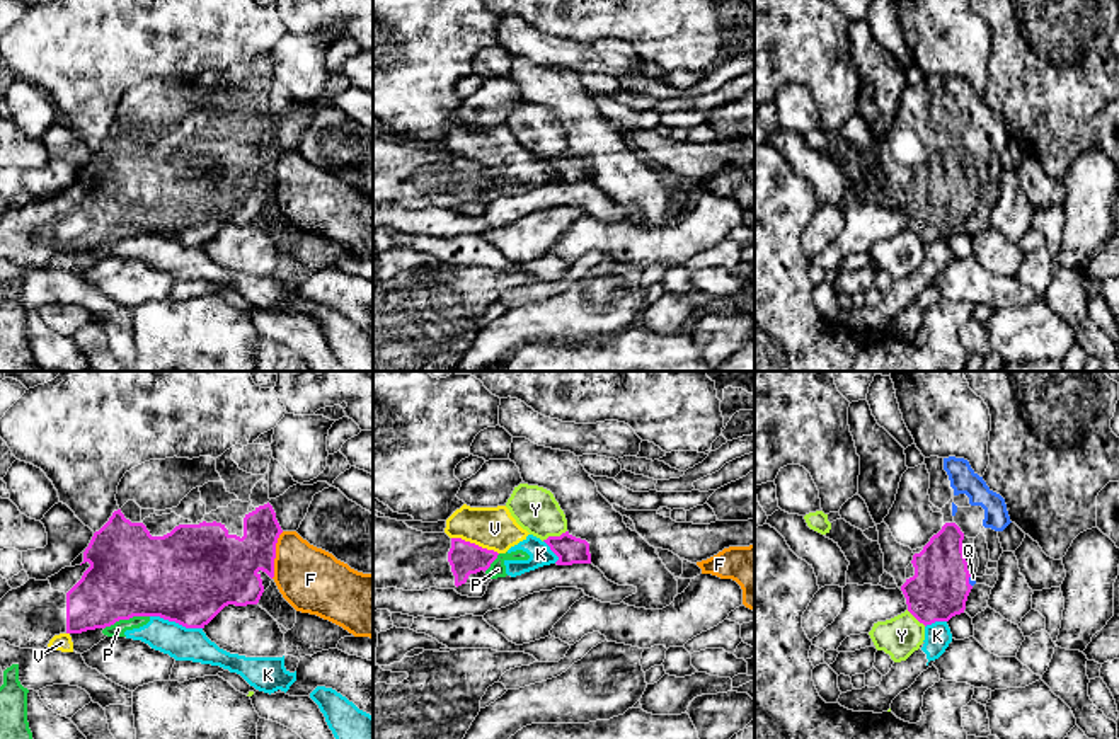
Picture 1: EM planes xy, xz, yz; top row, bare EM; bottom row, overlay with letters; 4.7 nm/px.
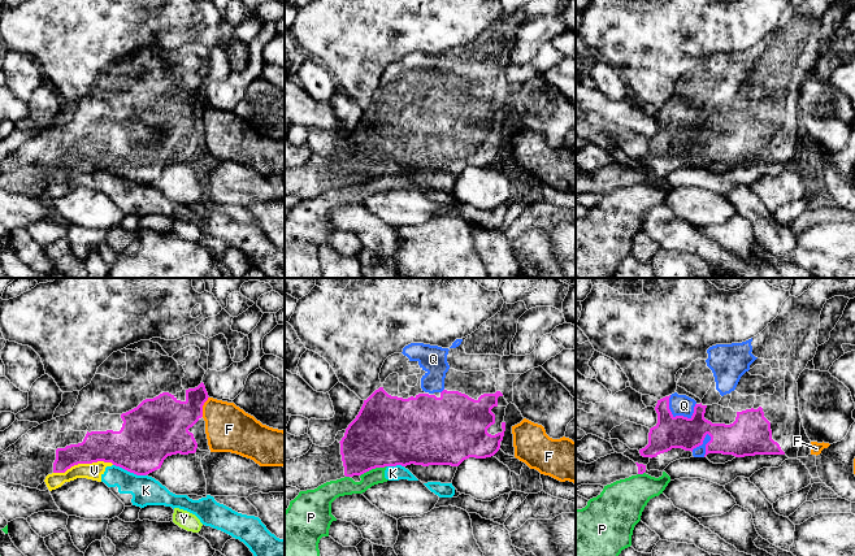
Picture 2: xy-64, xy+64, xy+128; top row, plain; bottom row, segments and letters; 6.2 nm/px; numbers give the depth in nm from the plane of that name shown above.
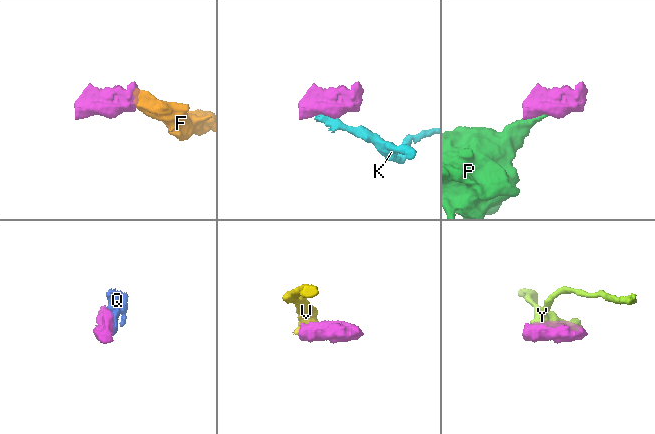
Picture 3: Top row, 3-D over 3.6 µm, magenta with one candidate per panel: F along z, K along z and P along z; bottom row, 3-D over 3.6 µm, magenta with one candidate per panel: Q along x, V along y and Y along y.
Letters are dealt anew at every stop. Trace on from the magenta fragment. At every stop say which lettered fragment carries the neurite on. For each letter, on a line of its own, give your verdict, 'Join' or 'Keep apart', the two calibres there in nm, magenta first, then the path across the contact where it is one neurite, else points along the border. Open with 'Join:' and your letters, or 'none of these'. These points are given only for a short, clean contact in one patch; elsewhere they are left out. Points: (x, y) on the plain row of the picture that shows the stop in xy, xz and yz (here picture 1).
Join: Q
F: Keep apart. Thickness 320 nm (magenta) against 300 nm. Boundary: xy (283, 150), (276, 160), (275, 193), (271, 196)
K: Keep apart. Thickness 460 nm (magenta) against 160 nm. Boundary: xy (150, 234), (201, 247)
P: Keep apart. Thickness 400 nm (magenta) against 70 nm. Boundary: xy (149, 234), (120, 237), (104, 247)
Q: Join. Thickness 280 nm (magenta) against 30 nm. Path across: yz (939, 208), (946, 201), (968, 200), (973, 196)
V: Keep apart. Thickness 150 nm (magenta) against 200 nm. Boundary: xz (452, 155), (493, 167), (498, 172)
Y: Keep apart. Thickness 130 nm (magenta) against 220 nm. Boundary: xz (566, 148), (542, 159)

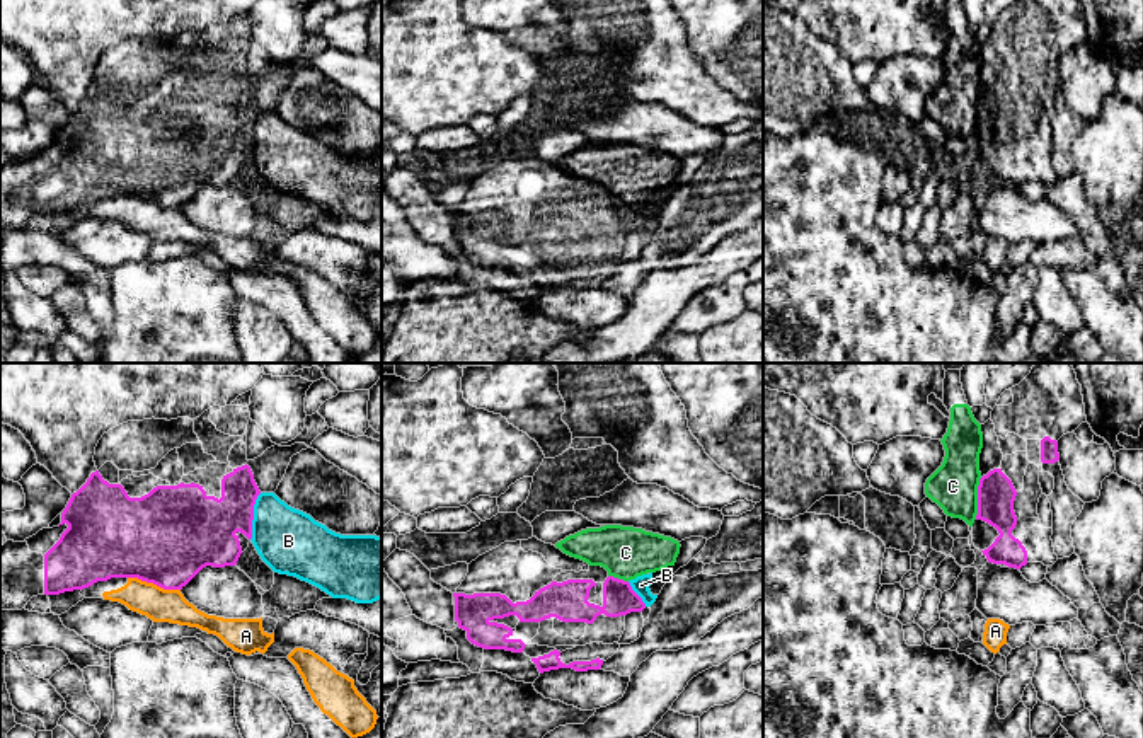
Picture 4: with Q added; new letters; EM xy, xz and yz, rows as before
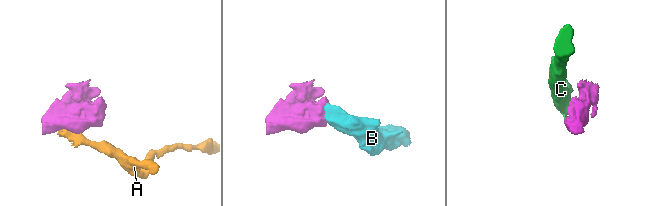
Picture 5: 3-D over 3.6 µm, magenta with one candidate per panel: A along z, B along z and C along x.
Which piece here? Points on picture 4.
Join: none of these
A: Keep apart. Thickness 460 nm (magenta) against 160 nm. Boundary: xy (128, 195), (179, 208)
B: Keep apart. Thickness 320 nm (magenta) against 300 nm. Boundary: xy (261, 111), (254, 121), (252, 154), (249, 157)
C: Keep apart. Thickness 180 nm (magenta) against 220 nm. Boundary: yz (982, 96), (975, 137)

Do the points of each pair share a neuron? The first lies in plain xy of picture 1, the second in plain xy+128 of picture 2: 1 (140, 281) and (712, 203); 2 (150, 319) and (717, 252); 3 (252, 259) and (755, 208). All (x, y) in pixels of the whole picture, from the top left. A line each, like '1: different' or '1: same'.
1: same
2: different
3: different

